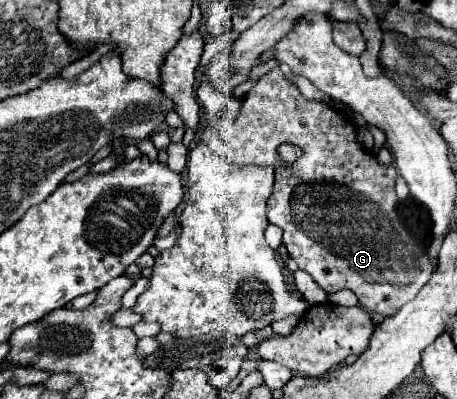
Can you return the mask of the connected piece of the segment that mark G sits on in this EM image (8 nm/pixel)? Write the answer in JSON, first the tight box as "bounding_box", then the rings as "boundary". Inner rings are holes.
{"bounding_box":[226,68,434,316],"boundary":[[[280,68],[264,74],[256,86],[244,96],[238,118],[234,120],[234,136],[226,140],[226,158],[232,164],[270,164],[276,172],[276,188],[268,198],[268,220],[284,230],[282,242],[296,264],[306,270],[314,282],[328,294],[348,288],[352,290],[360,306],[380,316],[396,314],[406,302],[410,302],[418,290],[430,280],[434,266],[428,252],[406,232],[396,214],[396,168],[376,162],[370,150],[360,148],[354,138],[354,124],[332,110],[326,112],[324,102],[312,102],[306,118],[298,116],[296,108],[302,106],[302,98]],[[294,144],[302,150],[302,156],[294,164],[284,164],[278,156],[278,146]]]}

